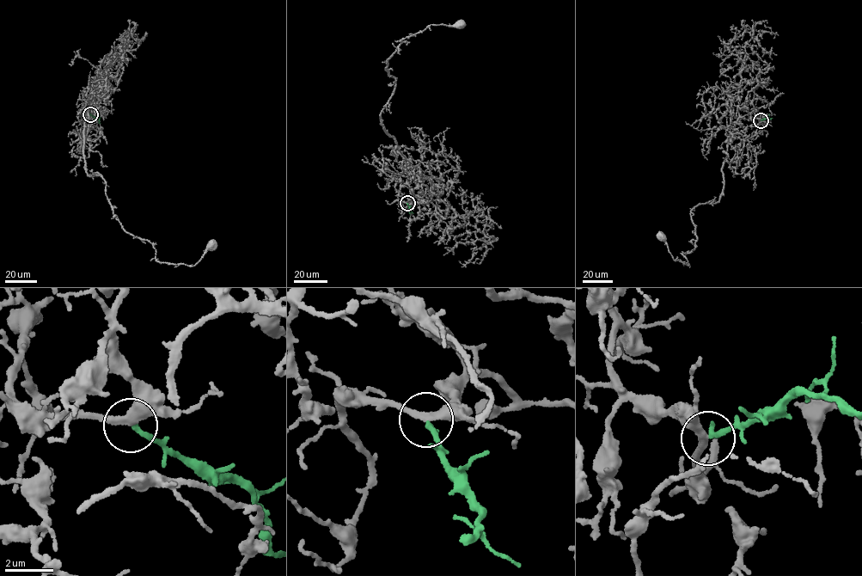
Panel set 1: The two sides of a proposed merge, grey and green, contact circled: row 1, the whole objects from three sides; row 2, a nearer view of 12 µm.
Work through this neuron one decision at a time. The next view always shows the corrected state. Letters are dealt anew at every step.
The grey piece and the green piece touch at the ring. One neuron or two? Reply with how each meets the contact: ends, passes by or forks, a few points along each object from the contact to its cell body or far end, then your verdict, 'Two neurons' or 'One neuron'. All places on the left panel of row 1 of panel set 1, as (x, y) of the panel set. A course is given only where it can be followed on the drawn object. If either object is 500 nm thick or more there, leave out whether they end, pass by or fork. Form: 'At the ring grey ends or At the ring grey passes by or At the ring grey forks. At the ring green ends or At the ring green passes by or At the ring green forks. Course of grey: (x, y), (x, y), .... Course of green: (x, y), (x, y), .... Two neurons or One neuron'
At the ring grey passes by. At the ring green ends. Course of grey: (90, 114), (102, 107), (85, 120), (86, 172), (104, 180), (123, 229), (161, 262), (195, 265), (210, 243). Course of green: (90, 114), (100, 123). One neuron

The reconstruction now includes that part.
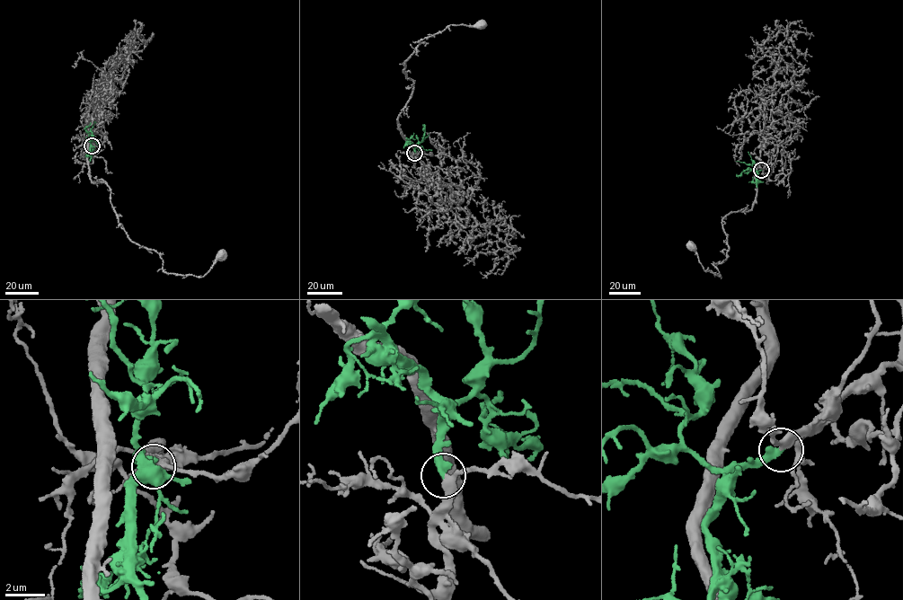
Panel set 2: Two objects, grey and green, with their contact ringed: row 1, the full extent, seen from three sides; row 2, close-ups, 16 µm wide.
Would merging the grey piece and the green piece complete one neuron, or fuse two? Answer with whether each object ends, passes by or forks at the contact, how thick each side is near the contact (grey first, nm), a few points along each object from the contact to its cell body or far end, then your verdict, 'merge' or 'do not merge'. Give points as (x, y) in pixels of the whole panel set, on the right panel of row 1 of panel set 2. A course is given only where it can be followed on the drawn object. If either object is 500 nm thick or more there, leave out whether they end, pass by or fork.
grey passes by; green ends; calibres 280 and 440 nm; course grey (761, 169), (778, 146), (767, 140), (752, 208), (721, 221), (720, 276), (690, 246); course green (761, 169), (756, 172), (749, 168), (739, 175), (737, 174); merge

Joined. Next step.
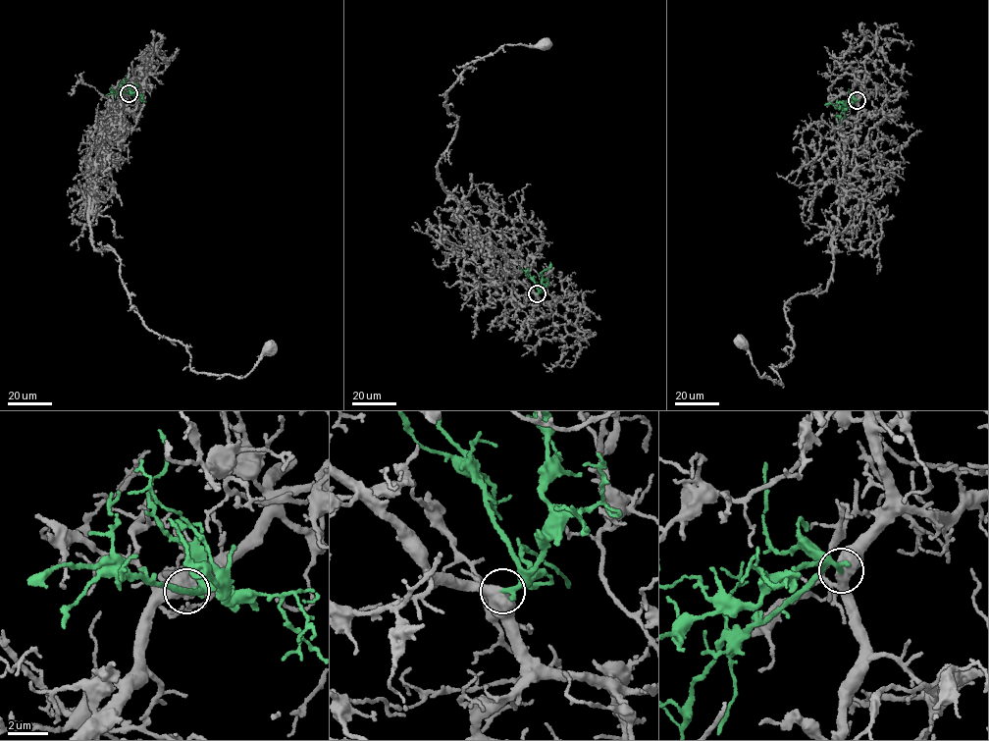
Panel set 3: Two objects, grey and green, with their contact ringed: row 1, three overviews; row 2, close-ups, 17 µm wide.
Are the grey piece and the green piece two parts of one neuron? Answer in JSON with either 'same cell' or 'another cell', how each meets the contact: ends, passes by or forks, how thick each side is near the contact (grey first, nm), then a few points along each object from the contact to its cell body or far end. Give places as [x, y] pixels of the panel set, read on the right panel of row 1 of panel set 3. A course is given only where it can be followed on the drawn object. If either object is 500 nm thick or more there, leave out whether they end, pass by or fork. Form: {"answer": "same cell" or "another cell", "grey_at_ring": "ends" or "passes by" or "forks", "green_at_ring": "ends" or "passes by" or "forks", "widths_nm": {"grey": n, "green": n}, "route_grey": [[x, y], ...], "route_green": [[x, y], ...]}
{"answer": "same cell", "widths_nm": {"grey": 550, "green": 320}, "route_grey": [[858, 101], [831, 279], [784, 306], [791, 358], [770, 367], [781, 384], [760, 377], [740, 343]], "route_green": [[858, 101], [837, 108], [830, 103], [825, 105]]}

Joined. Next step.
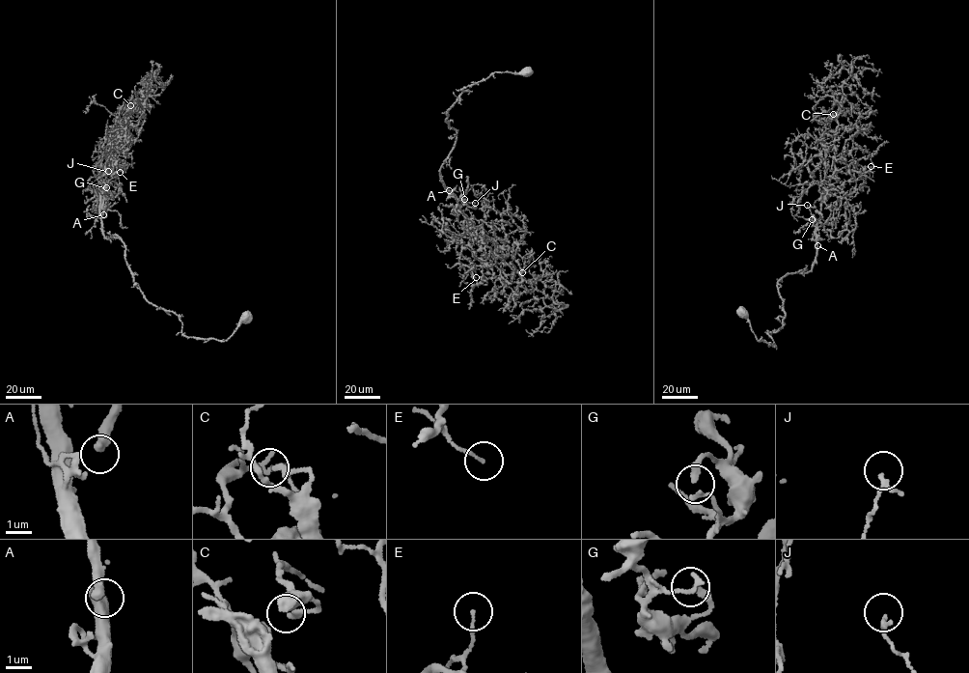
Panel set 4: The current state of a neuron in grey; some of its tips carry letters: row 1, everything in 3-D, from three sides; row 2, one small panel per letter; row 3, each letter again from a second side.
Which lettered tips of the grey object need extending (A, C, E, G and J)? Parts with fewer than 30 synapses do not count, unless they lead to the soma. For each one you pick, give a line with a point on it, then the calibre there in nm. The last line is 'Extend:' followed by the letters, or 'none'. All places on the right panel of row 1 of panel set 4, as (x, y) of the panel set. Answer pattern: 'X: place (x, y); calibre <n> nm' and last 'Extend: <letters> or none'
A: place (817, 245); calibre 280 nm
Extend: A

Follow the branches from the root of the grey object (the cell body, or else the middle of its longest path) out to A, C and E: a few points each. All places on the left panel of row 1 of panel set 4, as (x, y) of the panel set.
A: (244, 316), (226, 341), (185, 336), (179, 317), (136, 286), (124, 242), (104, 238), (103, 214)
C: (244, 316), (226, 341), (186, 337), (179, 317), (136, 286), (121, 238), (104, 238), (100, 176), (130, 105)
E: (244, 316), (226, 341), (188, 338), (148, 301), (103, 234), (109, 155), (120, 172)

